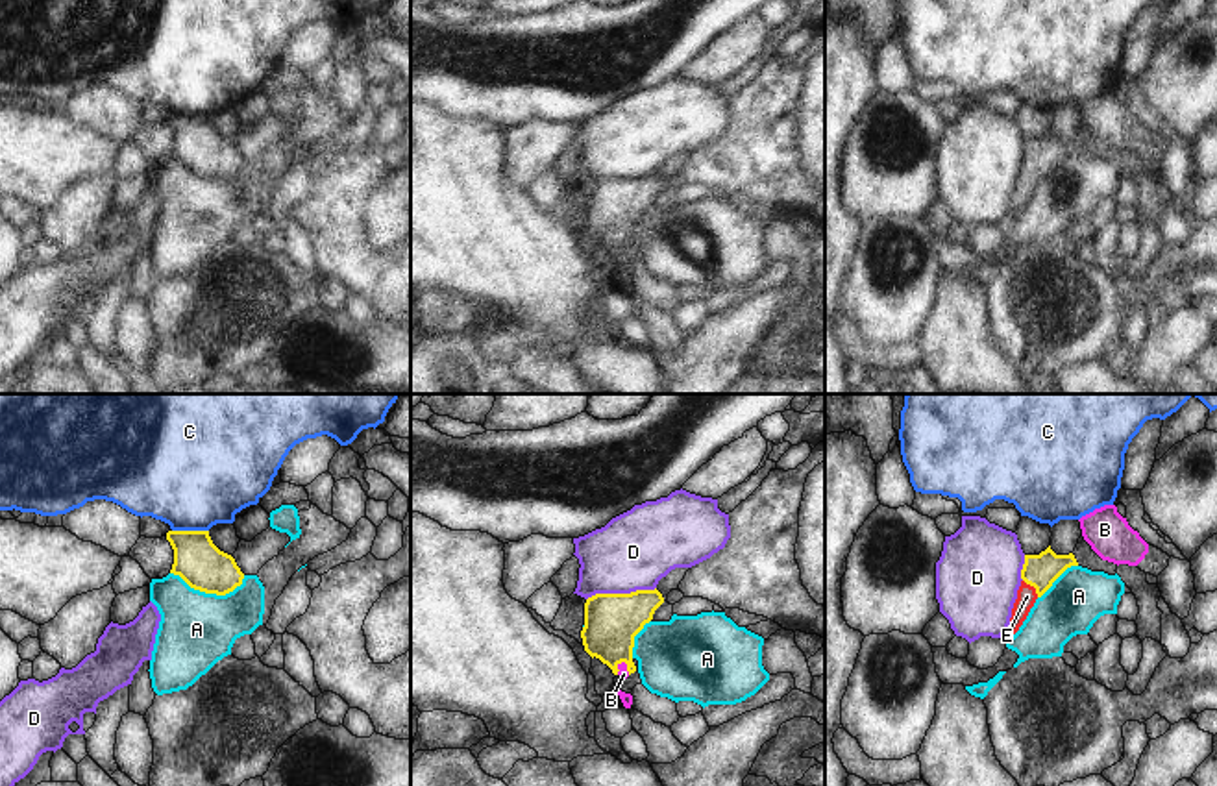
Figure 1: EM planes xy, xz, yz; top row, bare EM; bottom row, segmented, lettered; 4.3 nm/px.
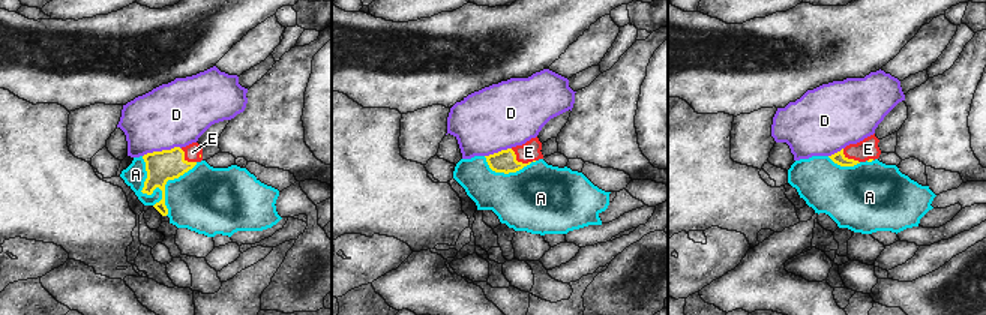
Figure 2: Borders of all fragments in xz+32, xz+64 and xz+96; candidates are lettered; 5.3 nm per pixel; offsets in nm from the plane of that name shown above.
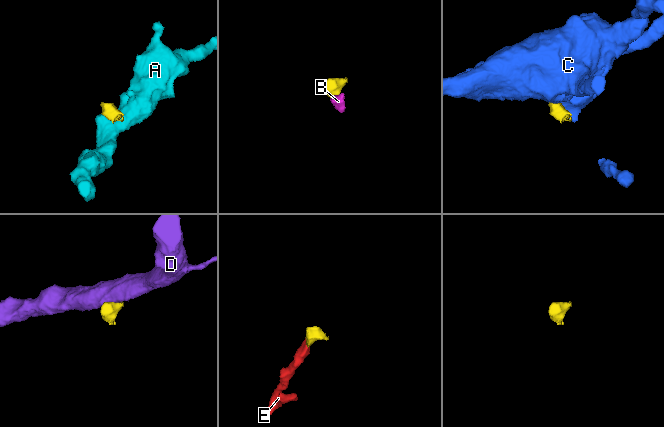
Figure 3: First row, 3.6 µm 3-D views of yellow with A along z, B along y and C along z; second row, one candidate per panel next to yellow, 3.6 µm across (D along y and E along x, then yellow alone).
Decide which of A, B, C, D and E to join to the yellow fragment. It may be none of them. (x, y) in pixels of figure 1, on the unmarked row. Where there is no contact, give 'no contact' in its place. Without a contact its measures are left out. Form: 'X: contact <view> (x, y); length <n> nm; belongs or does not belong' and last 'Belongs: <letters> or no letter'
A: contact xy (209, 178); length 320 nm; does not belong
B: contact xz (626, 248); length 80 nm; belongs
C: contact xy (191, 117); length 160 nm; does not belong
D: contact xz (620, 180); length 300 nm; does not belong
E: contact yz (1032, 171); length 100 nm; belongs
Belongs: B, E

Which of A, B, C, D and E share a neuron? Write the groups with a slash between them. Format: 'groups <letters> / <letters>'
groups A / B E / C / D

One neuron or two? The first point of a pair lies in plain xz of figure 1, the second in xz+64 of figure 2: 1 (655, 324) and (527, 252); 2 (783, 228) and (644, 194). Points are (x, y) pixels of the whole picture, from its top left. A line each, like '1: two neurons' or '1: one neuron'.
1: two neurons
2: two neurons

